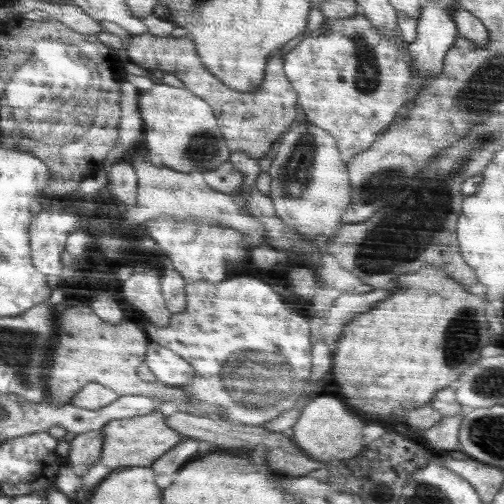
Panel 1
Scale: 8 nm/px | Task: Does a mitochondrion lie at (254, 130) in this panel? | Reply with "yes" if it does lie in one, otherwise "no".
no

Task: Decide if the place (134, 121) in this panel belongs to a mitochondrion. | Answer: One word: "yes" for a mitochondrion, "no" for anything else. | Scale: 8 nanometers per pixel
no

